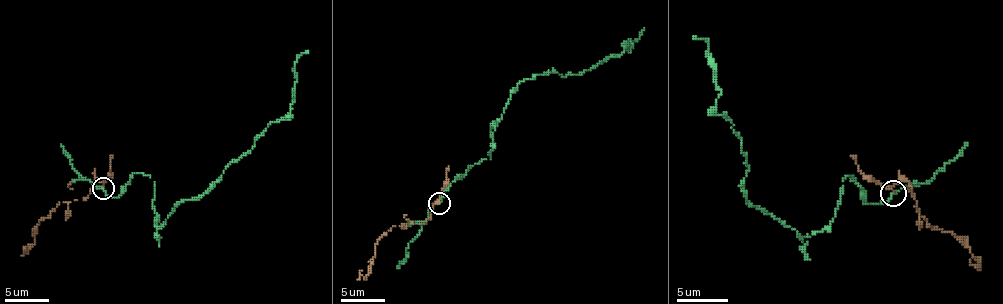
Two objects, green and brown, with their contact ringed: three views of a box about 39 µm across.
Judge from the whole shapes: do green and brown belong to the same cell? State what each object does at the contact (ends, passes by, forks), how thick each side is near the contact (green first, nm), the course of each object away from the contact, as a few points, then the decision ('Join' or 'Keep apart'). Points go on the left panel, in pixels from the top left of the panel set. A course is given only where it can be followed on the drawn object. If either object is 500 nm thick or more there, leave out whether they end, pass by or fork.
At the ring green passes by. At the ring brown passes by. Thickness 170 nm (green) against 140 nm. Course of green: (103, 189), (117, 197), (134, 173), (148, 175), (163, 224), (290, 117), (308, 51). Course of brown: (101, 186), (94, 177), (83, 200), (59, 202), (39, 222), (34, 242), (23, 251), (26, 246). Keep apart

